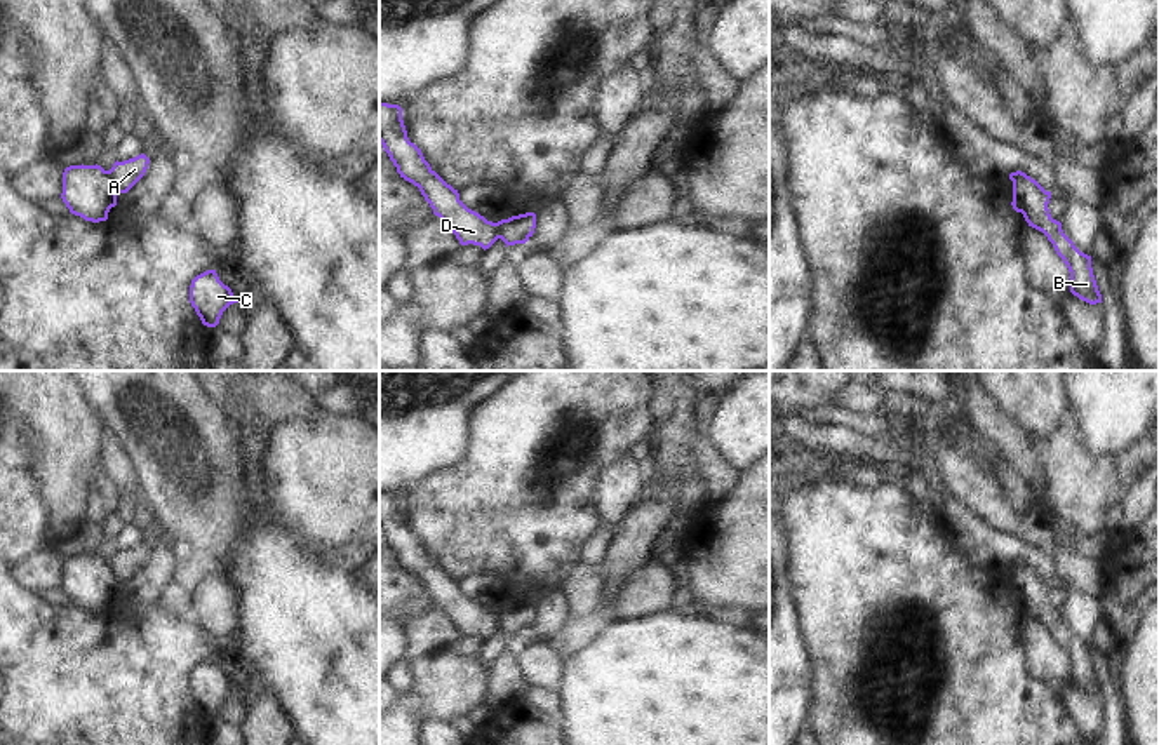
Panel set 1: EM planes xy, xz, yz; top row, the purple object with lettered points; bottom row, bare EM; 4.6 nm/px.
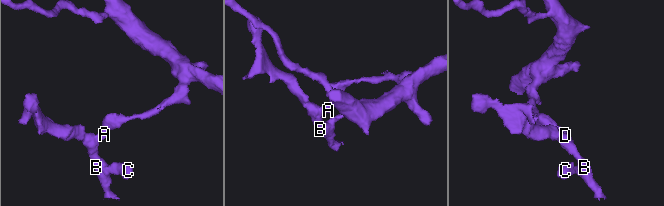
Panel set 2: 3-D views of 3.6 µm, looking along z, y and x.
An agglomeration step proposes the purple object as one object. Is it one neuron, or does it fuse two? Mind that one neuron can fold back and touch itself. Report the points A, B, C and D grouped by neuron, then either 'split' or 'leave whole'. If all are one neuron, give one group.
groups A / B C D; split

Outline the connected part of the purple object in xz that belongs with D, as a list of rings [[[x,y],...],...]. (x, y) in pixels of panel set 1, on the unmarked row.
[[[379,491],[379,533],[405,571],[419,578],[425,590],[456,625],[461,635],[489,639],[498,627],[498,613],[468,599],[458,580],[447,574],[425,550],[421,540],[409,531],[402,498]]]

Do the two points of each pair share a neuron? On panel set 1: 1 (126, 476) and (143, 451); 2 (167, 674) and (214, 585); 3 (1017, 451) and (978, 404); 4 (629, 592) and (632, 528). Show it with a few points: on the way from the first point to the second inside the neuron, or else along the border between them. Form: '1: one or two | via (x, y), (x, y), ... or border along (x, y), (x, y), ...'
1: two | border along (110, 432), (127, 458), (138, 486)
2: two | border along (192, 622), (213, 639)
3: one | via (1008, 439), (985, 416)
4: two | border along (653, 557), (625, 578), (608, 597), (606, 606)

